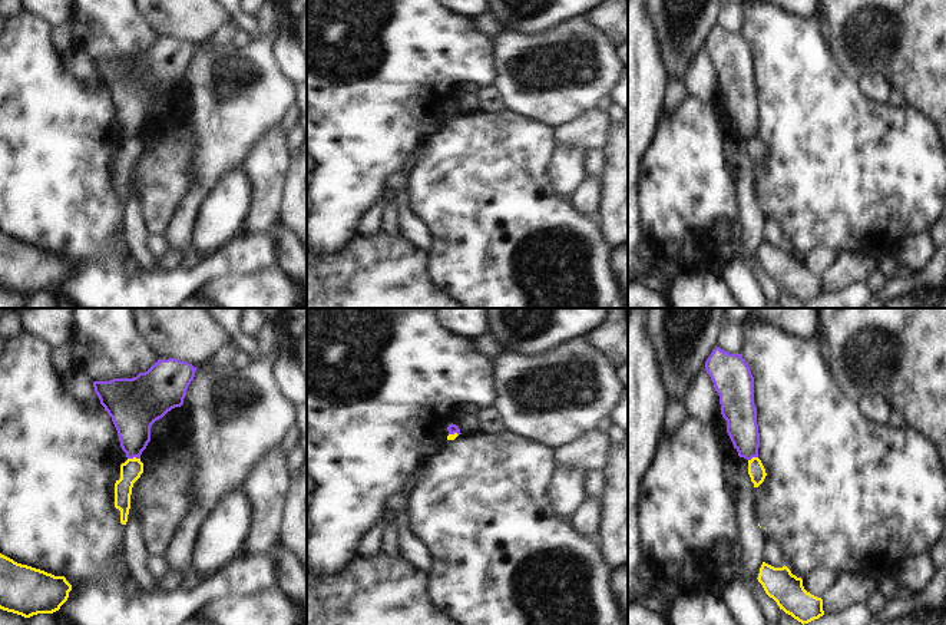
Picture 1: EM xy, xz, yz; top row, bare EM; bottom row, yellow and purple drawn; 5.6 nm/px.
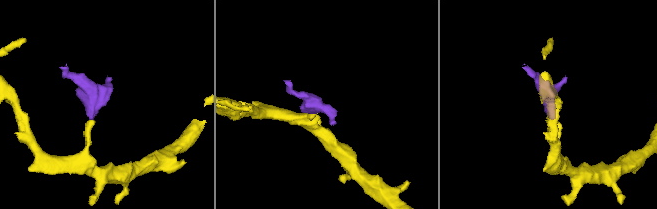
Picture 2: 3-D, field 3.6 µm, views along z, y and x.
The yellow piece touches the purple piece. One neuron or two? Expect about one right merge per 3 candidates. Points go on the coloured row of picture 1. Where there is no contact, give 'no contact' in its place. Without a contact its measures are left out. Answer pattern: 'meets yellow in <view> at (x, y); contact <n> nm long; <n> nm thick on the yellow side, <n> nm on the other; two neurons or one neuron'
meets yellow in xy at (134, 457); contact 70 nm long; 120 nm thick on the yellow side, 240 nm on the other; two neurons

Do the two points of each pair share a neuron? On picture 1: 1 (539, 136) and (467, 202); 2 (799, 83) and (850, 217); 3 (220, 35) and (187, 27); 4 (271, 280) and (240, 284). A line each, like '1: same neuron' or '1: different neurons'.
1: same neuron
2: same neuron
3: different neurons
4: same neuron

